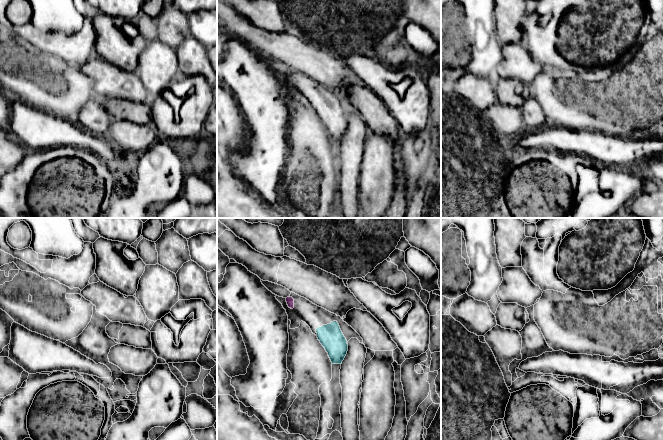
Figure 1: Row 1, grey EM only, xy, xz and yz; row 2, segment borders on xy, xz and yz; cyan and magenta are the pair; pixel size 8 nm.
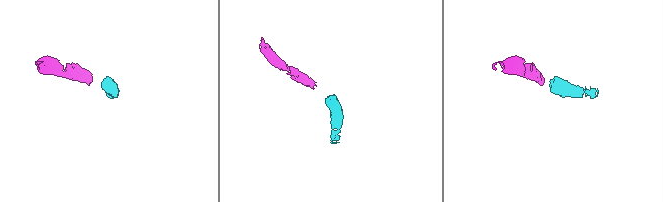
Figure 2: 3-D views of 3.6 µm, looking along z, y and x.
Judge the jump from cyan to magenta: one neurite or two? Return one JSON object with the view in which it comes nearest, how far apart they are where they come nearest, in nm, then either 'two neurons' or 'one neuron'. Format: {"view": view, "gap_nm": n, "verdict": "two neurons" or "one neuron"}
{"view": "xz", "gap_nm": 260, "verdict": "one neuron"}

